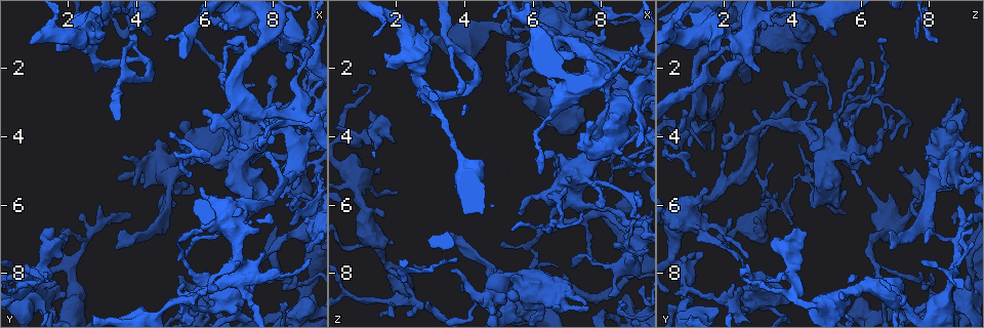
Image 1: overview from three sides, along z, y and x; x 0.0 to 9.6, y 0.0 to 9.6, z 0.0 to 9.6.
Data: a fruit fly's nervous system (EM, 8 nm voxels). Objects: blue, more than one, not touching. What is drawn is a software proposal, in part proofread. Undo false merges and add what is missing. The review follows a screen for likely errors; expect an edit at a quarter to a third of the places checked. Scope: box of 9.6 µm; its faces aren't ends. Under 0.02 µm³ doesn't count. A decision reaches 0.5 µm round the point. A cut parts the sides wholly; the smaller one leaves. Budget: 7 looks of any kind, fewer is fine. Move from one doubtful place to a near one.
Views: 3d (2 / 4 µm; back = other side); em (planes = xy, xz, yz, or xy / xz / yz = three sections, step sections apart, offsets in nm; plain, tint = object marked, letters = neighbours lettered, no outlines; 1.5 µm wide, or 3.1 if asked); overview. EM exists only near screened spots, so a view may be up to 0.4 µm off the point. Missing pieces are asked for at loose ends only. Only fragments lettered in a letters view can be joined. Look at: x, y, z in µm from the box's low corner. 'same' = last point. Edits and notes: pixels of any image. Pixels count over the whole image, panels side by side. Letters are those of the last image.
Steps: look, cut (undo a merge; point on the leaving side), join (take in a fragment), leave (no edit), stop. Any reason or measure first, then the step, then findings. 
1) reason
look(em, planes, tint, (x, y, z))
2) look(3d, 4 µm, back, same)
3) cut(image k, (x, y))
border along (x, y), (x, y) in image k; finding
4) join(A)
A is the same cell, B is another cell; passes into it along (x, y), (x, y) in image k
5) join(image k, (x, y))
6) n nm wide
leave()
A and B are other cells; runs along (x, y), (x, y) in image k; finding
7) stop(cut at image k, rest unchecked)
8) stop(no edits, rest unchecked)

an open end
look(3d, 4 µm, back, (5.40, 1.15, 6.70))

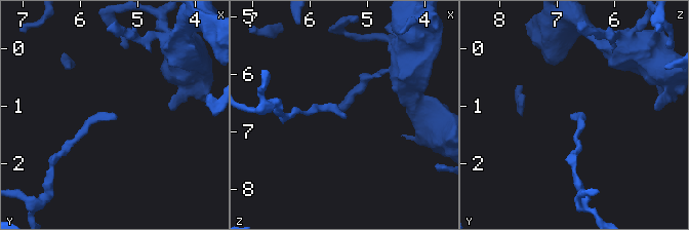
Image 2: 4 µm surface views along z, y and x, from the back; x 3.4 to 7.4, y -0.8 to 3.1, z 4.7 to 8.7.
look(em, xy, step 8, tint, (5.40, 1.20, 6.75))

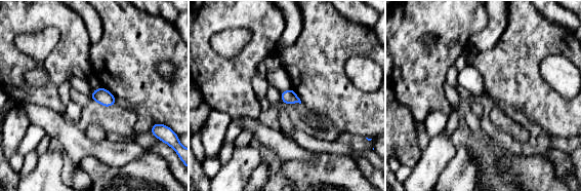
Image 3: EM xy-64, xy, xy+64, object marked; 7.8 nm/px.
cut it another way
look(em, planes, letters, same)

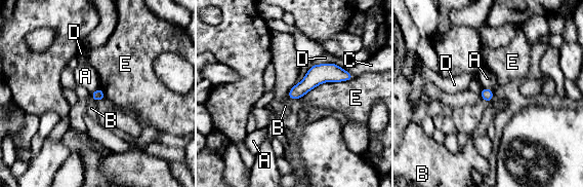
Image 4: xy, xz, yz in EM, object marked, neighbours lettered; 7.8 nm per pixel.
leave()
A, B, C, D and E are other cells; runs along (348, 76), (316, 75), (290, 96) in image 4; no lettered fragment goes on from it

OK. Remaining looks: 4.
thick turns thin
look(em, planes, letters, (7.00, 3.45, 8.55))

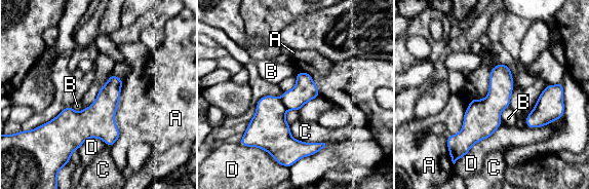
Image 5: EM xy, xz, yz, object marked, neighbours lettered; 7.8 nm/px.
170 nm wide; D touches over 400 nm
leave()
A, B, C and D are other cells; all the same neuron

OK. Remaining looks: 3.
an open end
look(3d, 2 µm, (3.45, 7.35, 6.90))

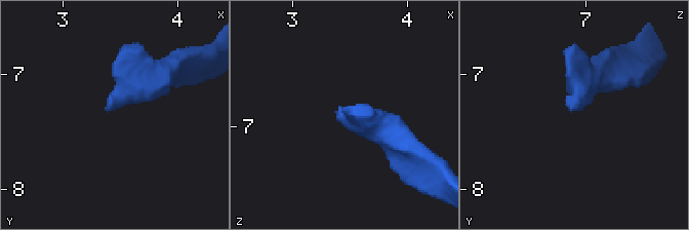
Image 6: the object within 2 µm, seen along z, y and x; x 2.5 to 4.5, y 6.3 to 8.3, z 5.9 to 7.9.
now the EM
look(em, planes, letters, (3.40, 7.32, 6.90))

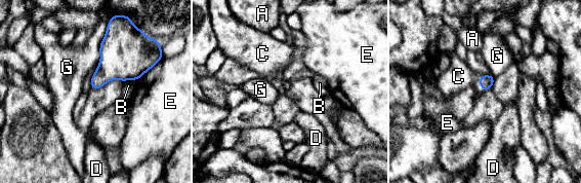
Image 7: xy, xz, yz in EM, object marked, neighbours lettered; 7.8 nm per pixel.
join(C)
C is the same cell, A, B, D, E and G are other cells; passes into it along (486, 82), (479, 82), (458, 76) in image 7; the neuron continues

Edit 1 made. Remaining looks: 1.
stop(join at image 7, rest unchecked)

